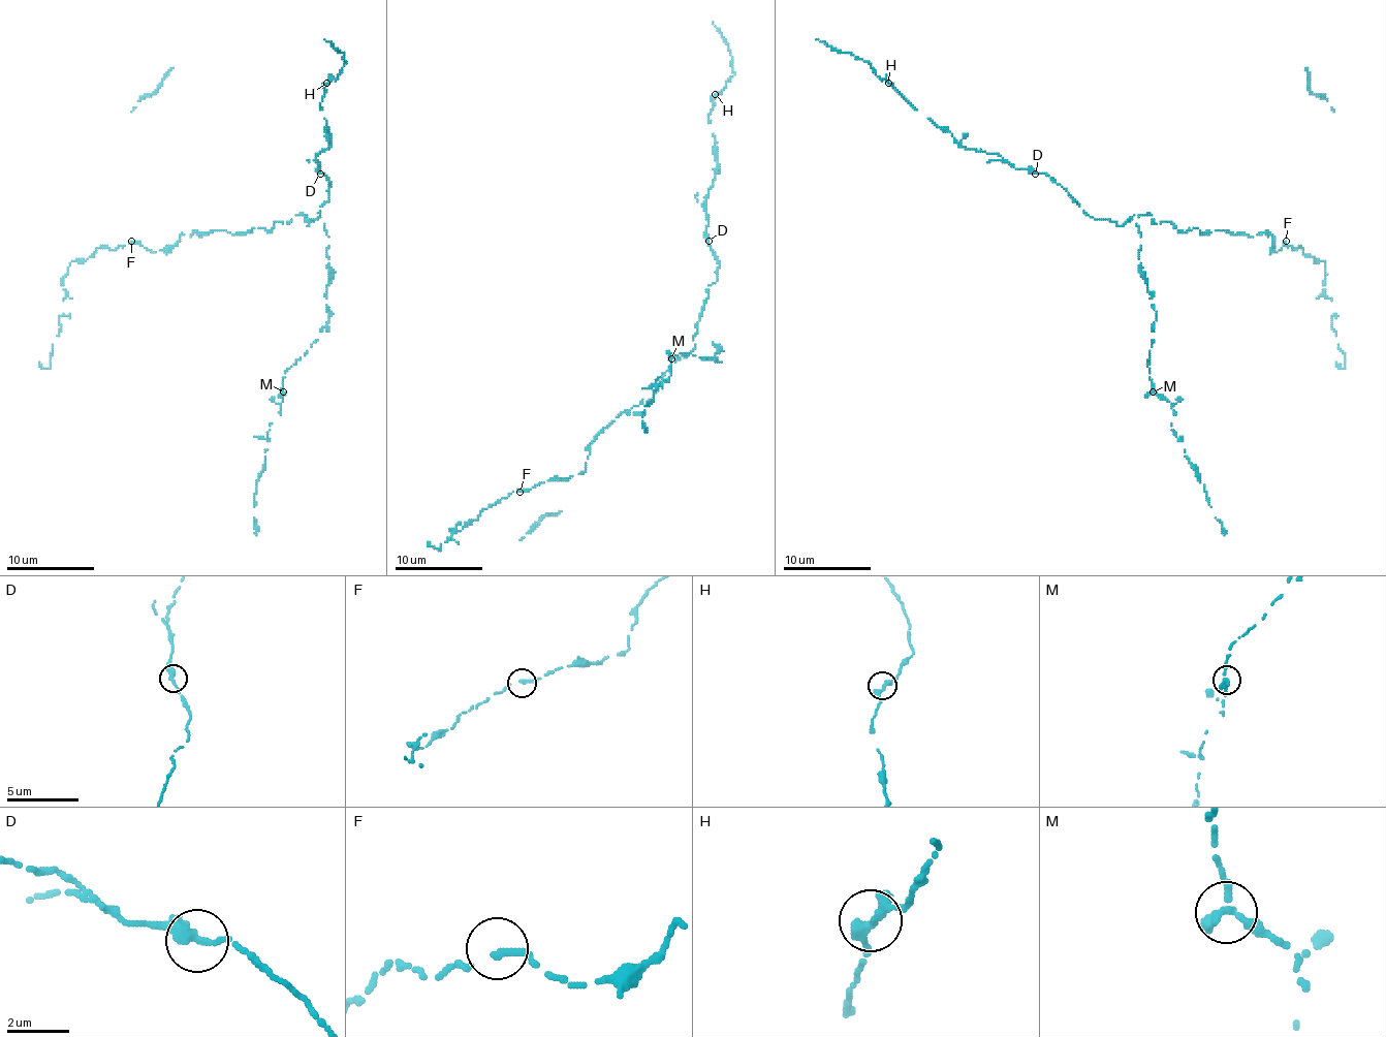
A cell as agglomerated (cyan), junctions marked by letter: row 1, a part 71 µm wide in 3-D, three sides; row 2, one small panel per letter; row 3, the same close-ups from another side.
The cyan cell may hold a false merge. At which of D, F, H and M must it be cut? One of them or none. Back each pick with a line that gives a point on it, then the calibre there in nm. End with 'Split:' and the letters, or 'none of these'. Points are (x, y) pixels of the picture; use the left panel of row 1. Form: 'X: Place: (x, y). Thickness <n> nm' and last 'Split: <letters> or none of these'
Split: none of these

